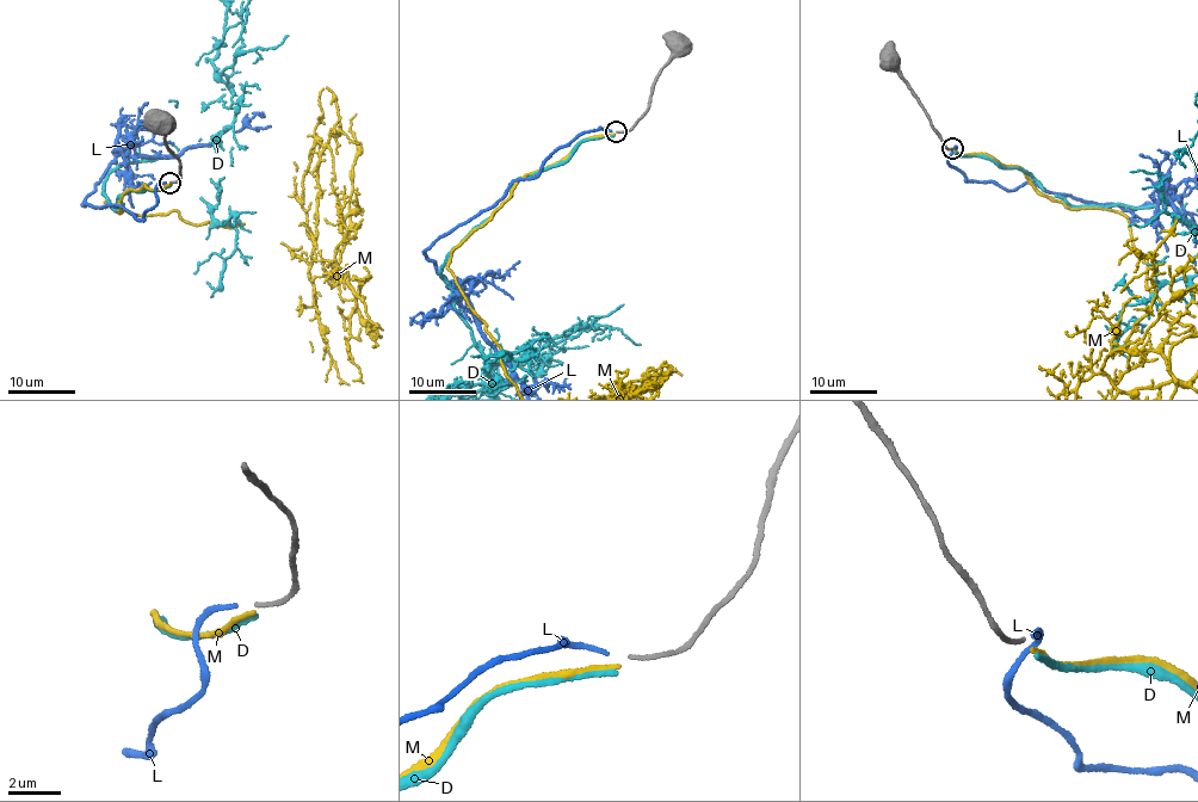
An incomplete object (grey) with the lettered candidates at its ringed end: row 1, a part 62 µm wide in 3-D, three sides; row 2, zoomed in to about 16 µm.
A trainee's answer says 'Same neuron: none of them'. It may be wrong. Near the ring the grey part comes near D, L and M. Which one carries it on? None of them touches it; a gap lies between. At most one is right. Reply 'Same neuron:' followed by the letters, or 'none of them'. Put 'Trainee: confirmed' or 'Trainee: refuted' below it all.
Same neuron: L
Trainee: refuted

